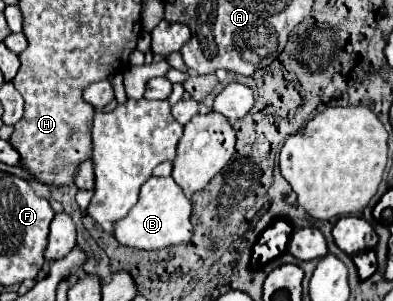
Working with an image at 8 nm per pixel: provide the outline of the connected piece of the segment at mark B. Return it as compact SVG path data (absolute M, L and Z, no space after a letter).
M151 177L139 191L135 207L115 223L115 239L133 249L163 249L169 245L189 243L193 235L191 201L171 177Z

